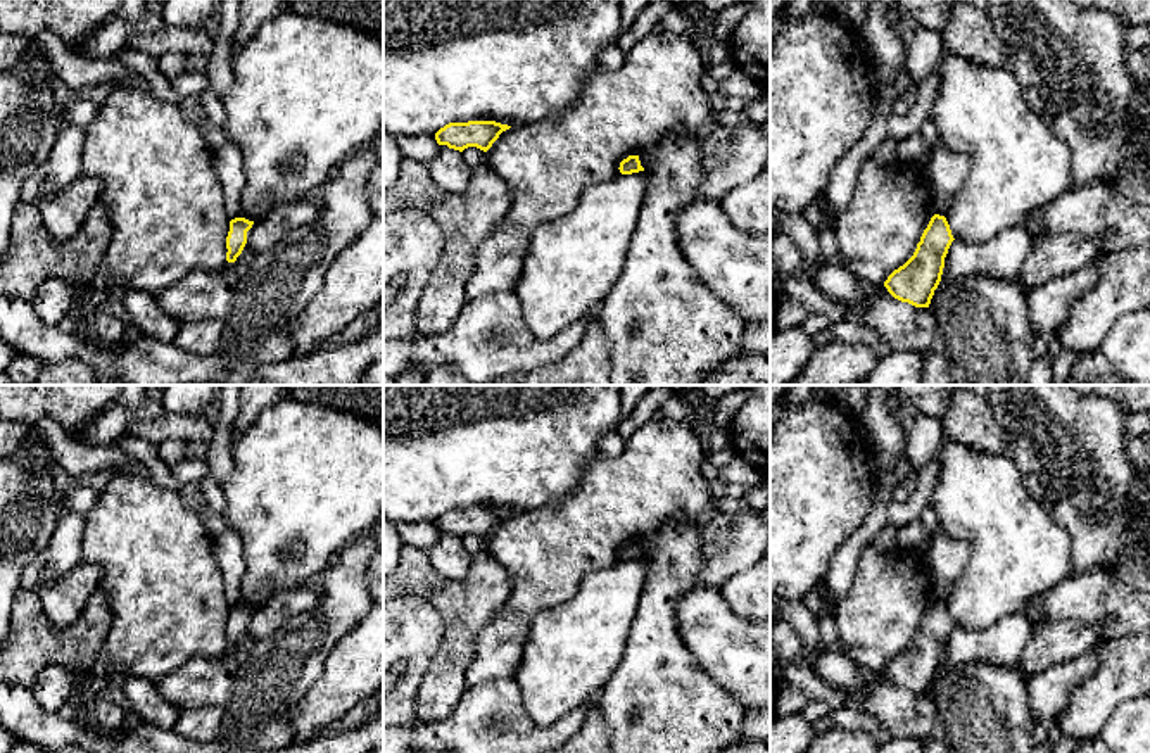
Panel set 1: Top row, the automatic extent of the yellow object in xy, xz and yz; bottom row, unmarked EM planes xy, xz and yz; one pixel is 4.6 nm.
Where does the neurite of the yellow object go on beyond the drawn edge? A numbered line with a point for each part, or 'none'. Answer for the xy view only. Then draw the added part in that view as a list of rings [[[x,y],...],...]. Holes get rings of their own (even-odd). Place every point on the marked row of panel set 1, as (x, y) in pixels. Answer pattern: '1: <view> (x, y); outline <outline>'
none

